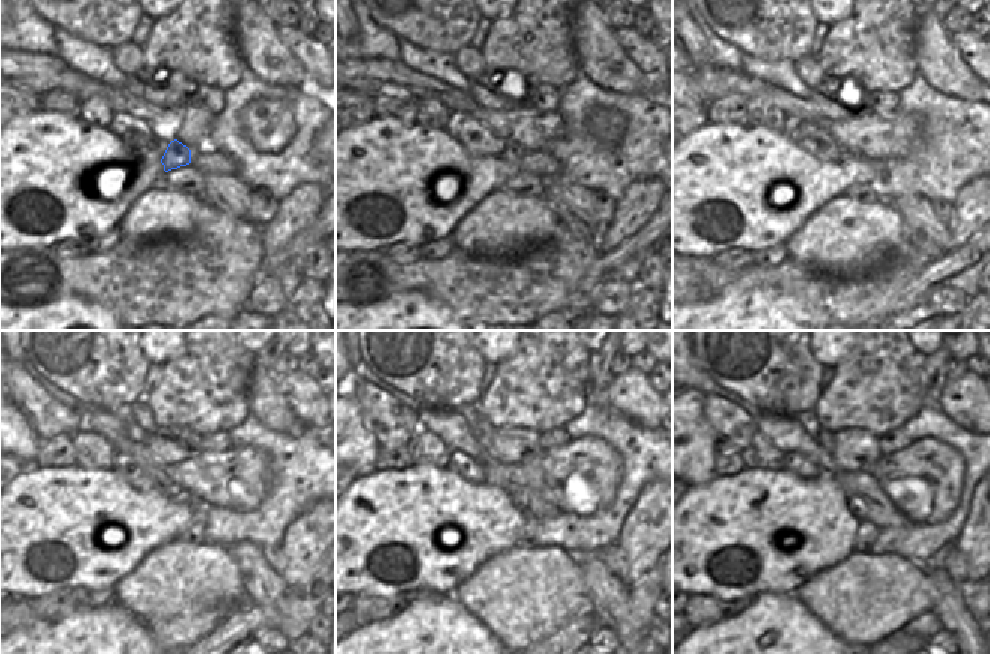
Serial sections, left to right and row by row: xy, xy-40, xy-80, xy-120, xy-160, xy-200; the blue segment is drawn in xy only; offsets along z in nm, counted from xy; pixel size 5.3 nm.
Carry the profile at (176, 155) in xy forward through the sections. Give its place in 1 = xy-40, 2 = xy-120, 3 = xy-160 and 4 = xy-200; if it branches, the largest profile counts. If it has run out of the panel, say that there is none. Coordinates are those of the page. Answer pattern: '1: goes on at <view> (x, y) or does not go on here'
1: goes on at xy-40 (512, 155)
2: goes on at xy-120 (180, 497)
3: goes on at xy-160 (519, 500)
4: goes on at xy-200 (857, 507)

